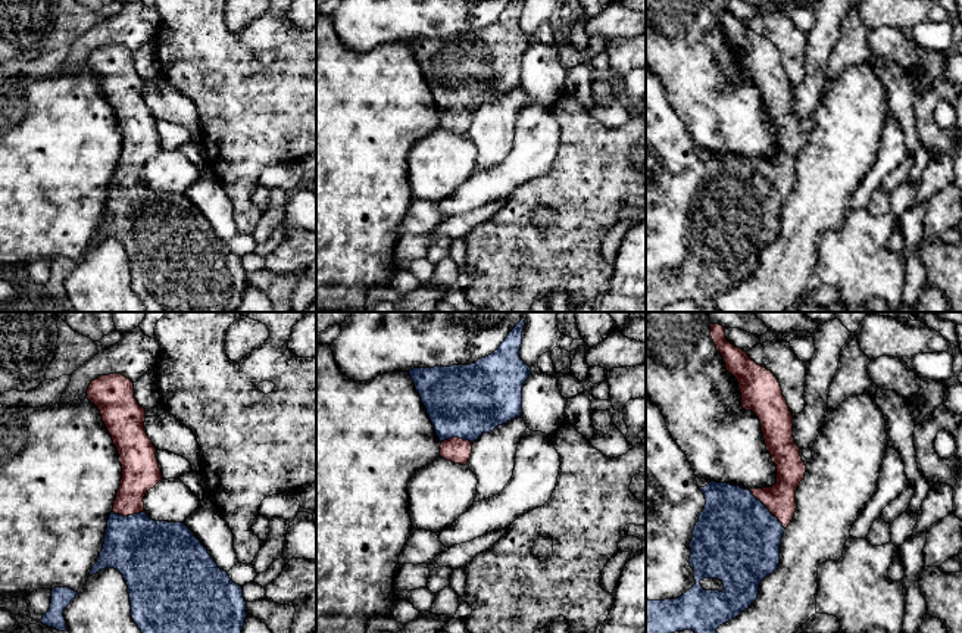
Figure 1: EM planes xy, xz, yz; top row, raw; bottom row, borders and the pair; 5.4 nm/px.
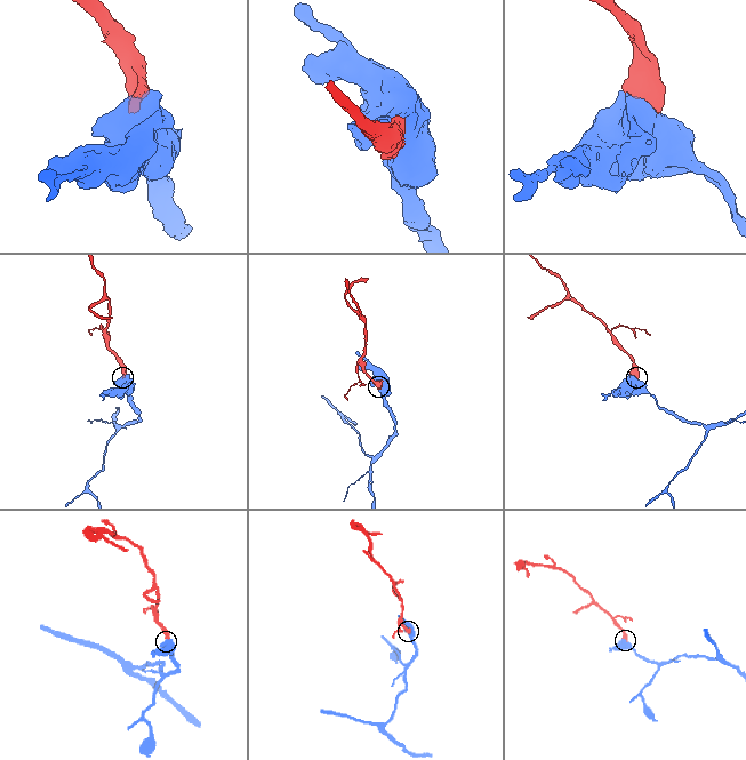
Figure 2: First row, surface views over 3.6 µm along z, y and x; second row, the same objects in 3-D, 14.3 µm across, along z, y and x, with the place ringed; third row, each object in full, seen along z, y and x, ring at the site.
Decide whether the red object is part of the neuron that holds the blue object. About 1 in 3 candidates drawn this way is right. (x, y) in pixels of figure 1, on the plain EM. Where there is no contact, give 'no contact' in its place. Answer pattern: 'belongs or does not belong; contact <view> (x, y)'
belongs; contact yz (768, 180)

